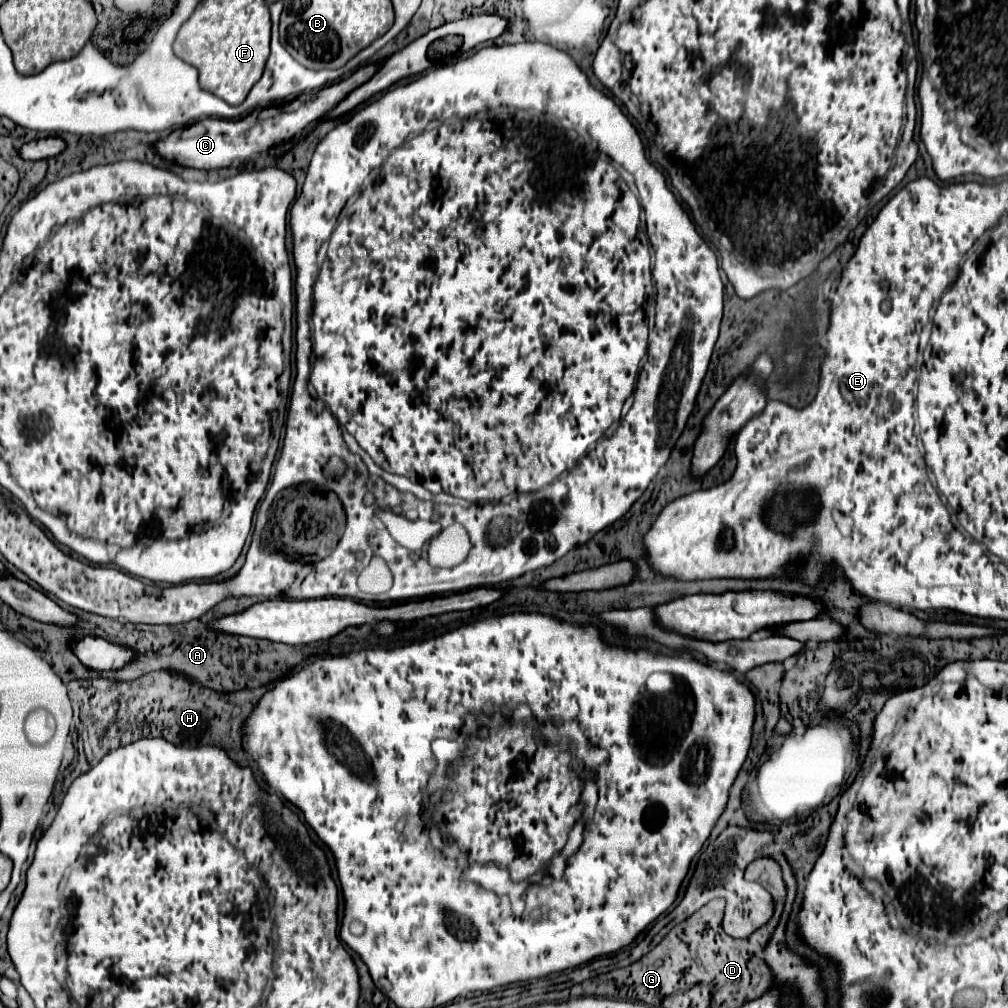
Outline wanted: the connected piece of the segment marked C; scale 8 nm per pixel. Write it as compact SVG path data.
M382 63L362 65L350 77L340 79L338 83L334 83L330 87L324 87L320 91L312 91L312 93L300 95L298 99L294 99L292 103L286 105L286 111L280 111L274 117L260 119L260 109L256 109L256 111L252 111L250 115L246 115L246 117L242 117L238 121L206 119L206 121L198 121L196 125L192 125L188 129L176 129L176 131L172 131L168 137L154 141L152 147L154 147L154 151L162 159L174 161L174 163L178 163L182 167L194 167L194 169L230 167L232 161L236 161L236 159L238 161L246 161L246 159L250 159L254 155L266 153L274 145L280 145L284 141L290 141L296 135L300 135L304 129L316 125L328 113L328 109L336 107L350 91L354 91L356 87L360 87L362 83L366 83L380 67L382 67Z

